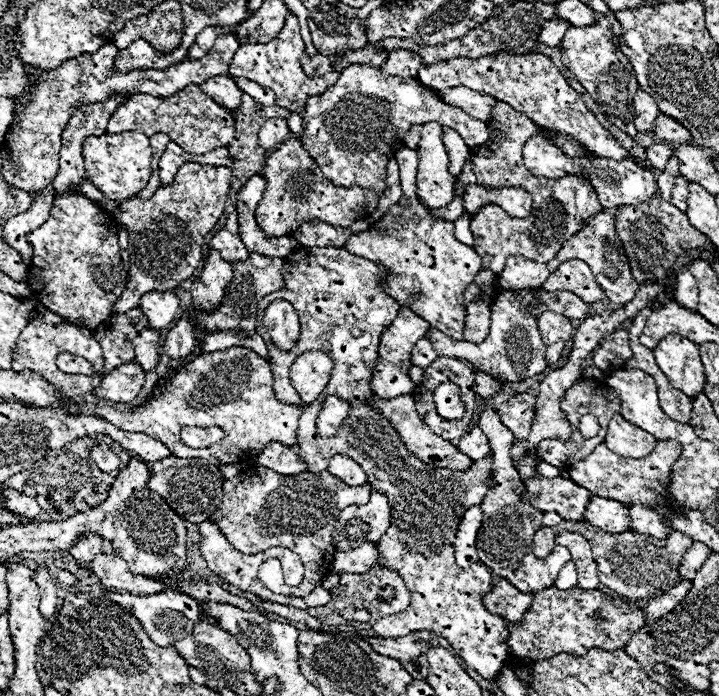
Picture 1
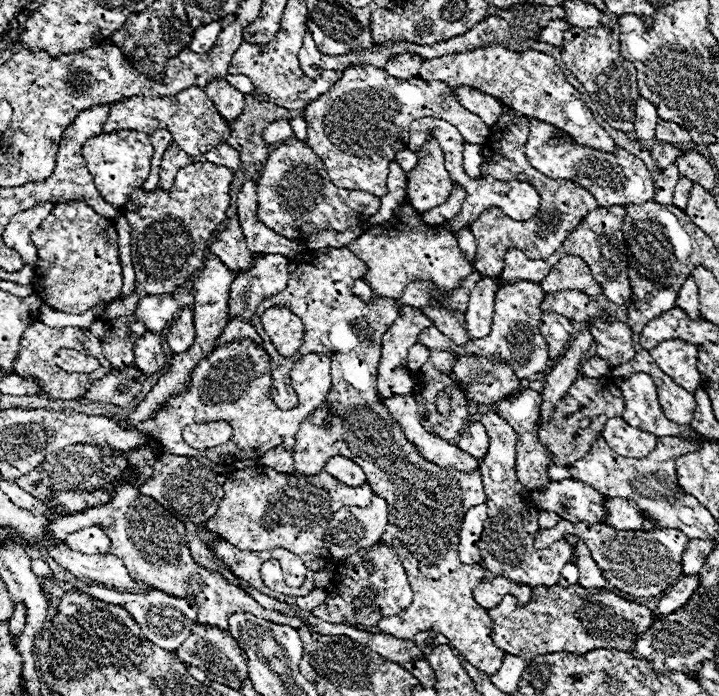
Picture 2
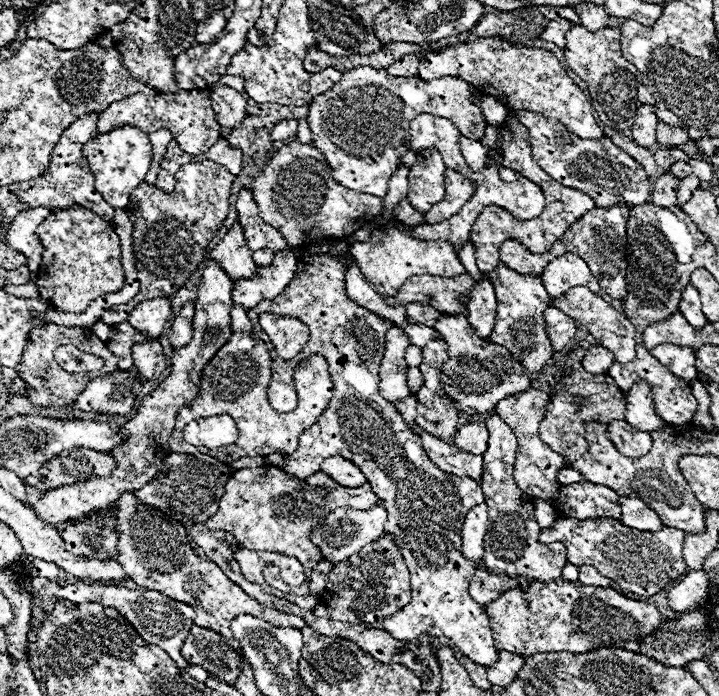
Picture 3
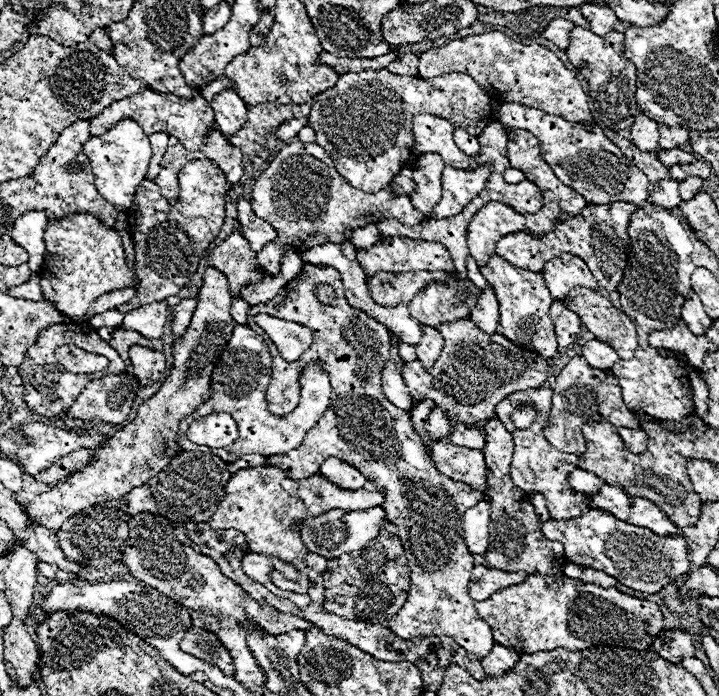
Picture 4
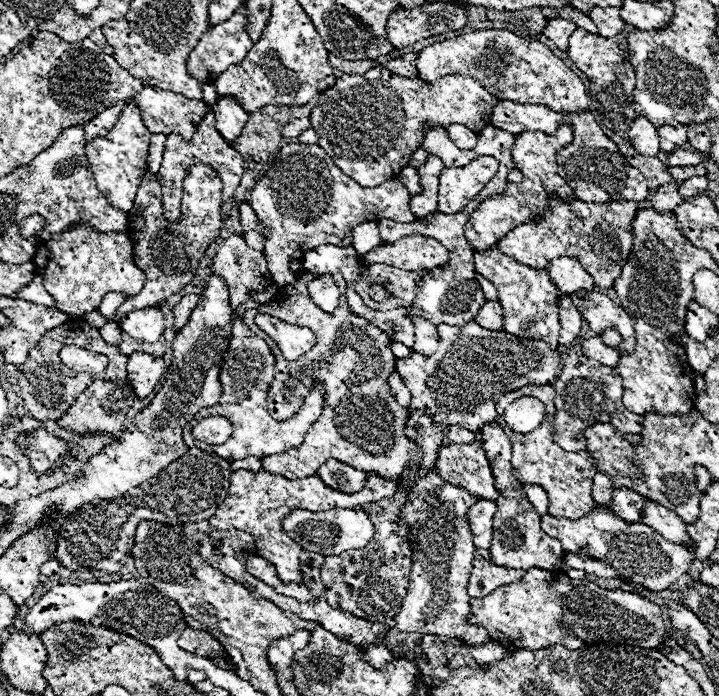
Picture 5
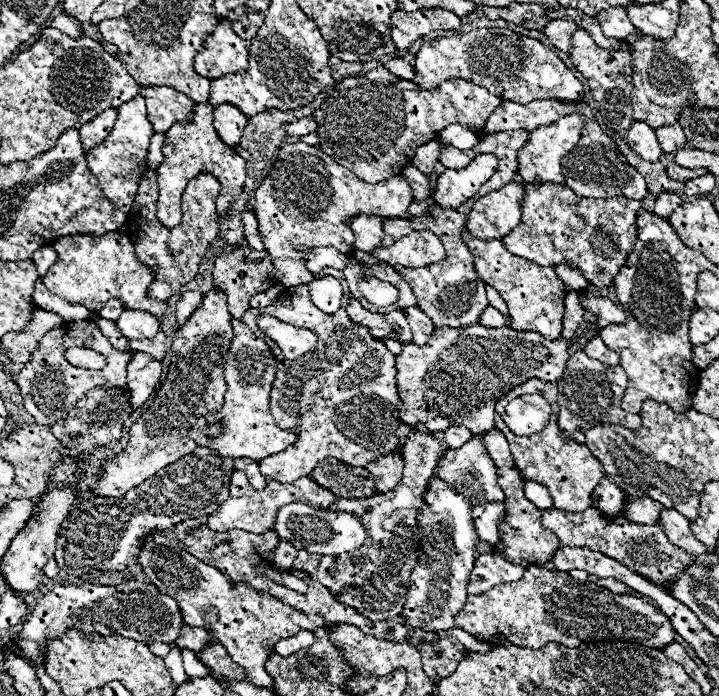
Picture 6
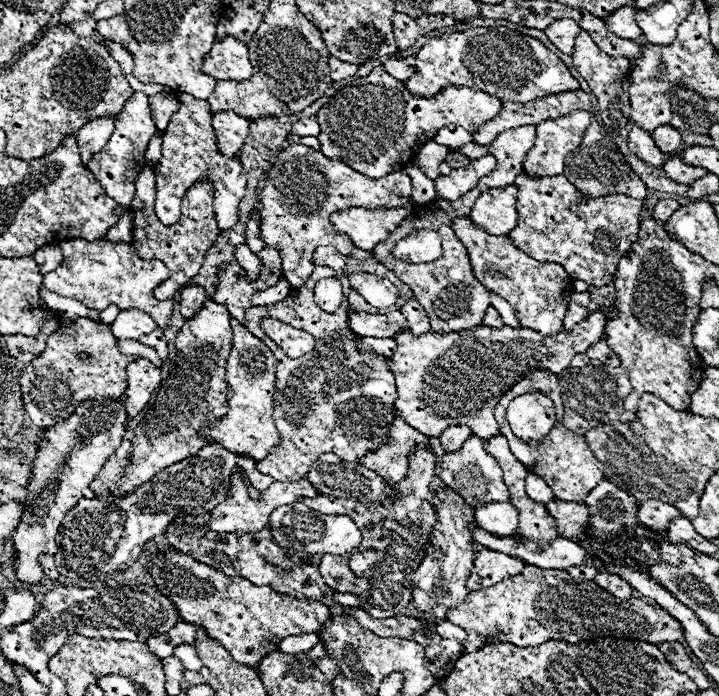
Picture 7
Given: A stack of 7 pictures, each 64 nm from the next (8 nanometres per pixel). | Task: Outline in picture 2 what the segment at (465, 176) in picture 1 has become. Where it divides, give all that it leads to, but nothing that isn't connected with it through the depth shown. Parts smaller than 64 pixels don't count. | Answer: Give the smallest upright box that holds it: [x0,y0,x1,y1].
[464,142,482,178]

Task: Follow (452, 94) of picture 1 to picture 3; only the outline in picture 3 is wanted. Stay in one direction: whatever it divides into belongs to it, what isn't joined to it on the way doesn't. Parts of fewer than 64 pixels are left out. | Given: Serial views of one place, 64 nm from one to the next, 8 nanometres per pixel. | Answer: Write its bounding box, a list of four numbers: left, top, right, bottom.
[482,96,506,126]

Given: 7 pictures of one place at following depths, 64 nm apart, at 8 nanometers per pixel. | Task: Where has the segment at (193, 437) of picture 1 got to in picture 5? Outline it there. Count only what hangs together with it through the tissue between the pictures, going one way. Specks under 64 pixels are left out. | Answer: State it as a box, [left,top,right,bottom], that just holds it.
[194,418,232,444]

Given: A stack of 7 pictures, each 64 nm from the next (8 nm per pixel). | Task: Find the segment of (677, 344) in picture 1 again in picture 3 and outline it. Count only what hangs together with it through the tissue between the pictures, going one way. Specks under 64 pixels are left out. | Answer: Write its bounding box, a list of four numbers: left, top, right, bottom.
[652,344,698,382]

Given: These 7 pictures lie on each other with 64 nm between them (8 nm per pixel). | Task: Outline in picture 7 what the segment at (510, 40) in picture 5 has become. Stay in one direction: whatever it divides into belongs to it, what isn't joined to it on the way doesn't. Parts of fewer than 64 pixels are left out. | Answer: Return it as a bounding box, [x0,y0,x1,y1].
[406,26,578,102]

